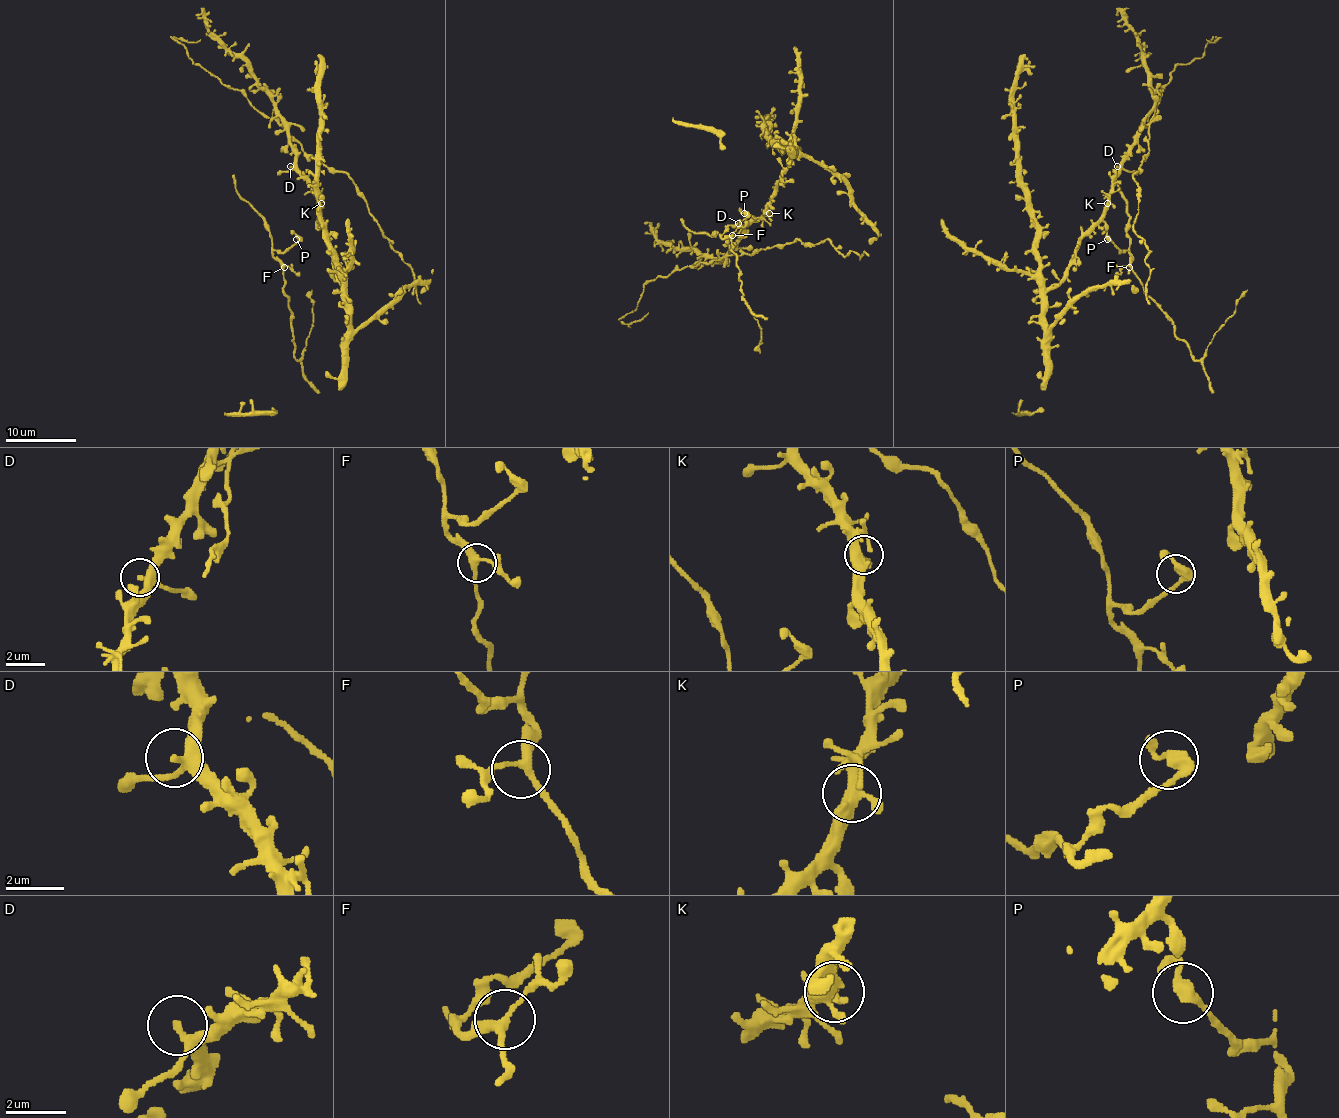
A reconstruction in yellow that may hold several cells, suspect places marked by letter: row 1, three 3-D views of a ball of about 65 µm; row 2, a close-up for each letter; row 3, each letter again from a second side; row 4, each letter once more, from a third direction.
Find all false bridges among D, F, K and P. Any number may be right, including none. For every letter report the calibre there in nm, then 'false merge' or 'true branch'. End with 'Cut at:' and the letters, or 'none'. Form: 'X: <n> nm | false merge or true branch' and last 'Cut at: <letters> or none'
D: 240 nm | true branch
F: 280 nm | true branch
K: 400 nm | true branch
P: 360 nm | true branch
Cut at: none

